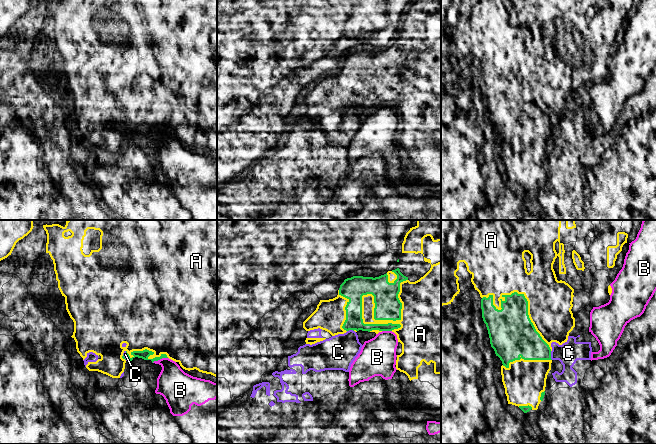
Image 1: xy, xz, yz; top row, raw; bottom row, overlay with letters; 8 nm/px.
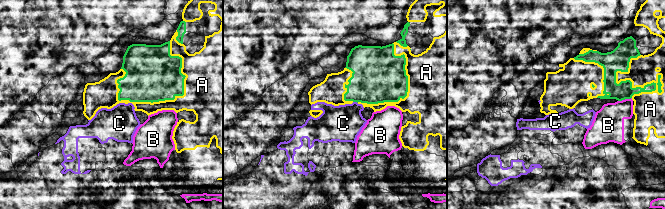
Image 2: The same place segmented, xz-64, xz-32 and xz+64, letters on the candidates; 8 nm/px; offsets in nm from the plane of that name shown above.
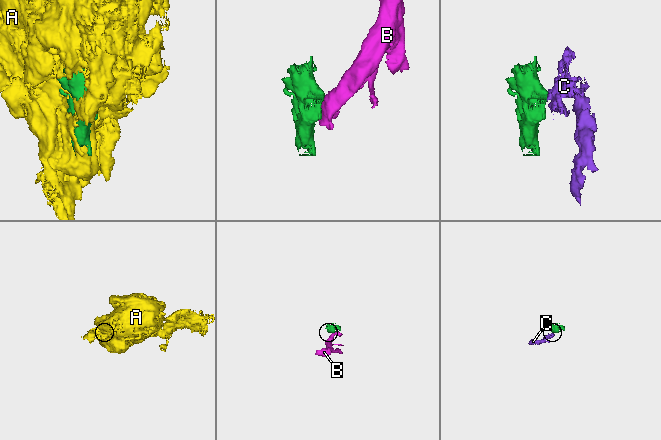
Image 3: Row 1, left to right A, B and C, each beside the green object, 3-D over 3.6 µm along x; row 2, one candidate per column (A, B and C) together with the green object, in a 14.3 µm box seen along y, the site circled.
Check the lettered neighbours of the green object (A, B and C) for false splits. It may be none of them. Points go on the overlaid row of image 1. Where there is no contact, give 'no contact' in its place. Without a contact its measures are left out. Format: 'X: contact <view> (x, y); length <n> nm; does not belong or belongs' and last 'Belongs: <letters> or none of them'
A: contact xz (378, 319); length 500 nm; belongs
B: contact xy (159, 359); length 130 nm; does not belong
C: contact yz (550, 355); length 70 nm; does not belong
Belongs: A

